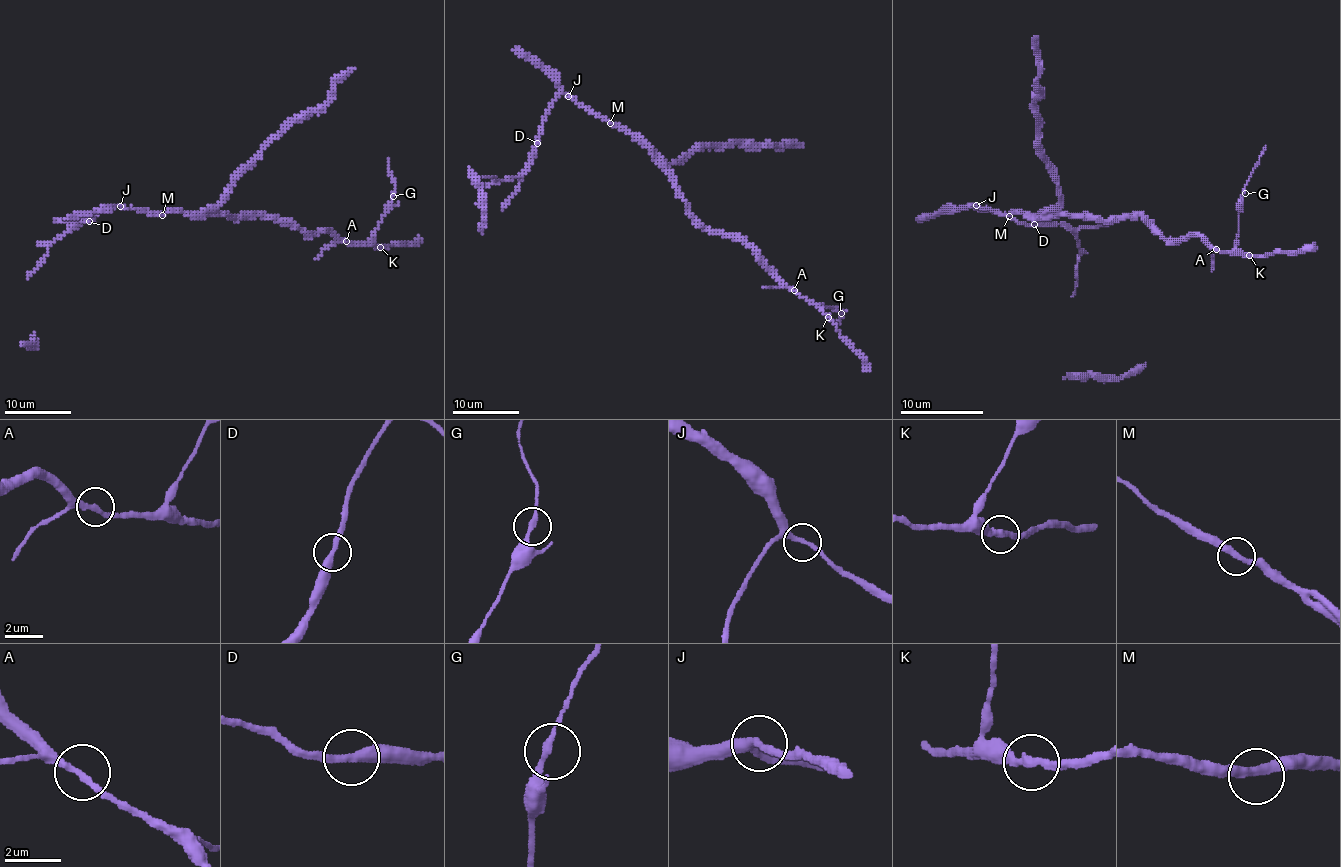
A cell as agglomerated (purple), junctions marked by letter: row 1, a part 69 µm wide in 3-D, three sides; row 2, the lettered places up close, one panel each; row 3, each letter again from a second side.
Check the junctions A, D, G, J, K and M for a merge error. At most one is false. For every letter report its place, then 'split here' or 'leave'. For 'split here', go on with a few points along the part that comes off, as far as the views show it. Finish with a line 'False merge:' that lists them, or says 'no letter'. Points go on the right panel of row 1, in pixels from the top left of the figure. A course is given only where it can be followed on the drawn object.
A: at (1216, 249); leave
D: at (1034, 224); leave
G: at (1245, 193); leave
J: at (976, 205); leave
K: at (1249, 255); leave
M: at (1009, 216); leave
False merge: no letter

